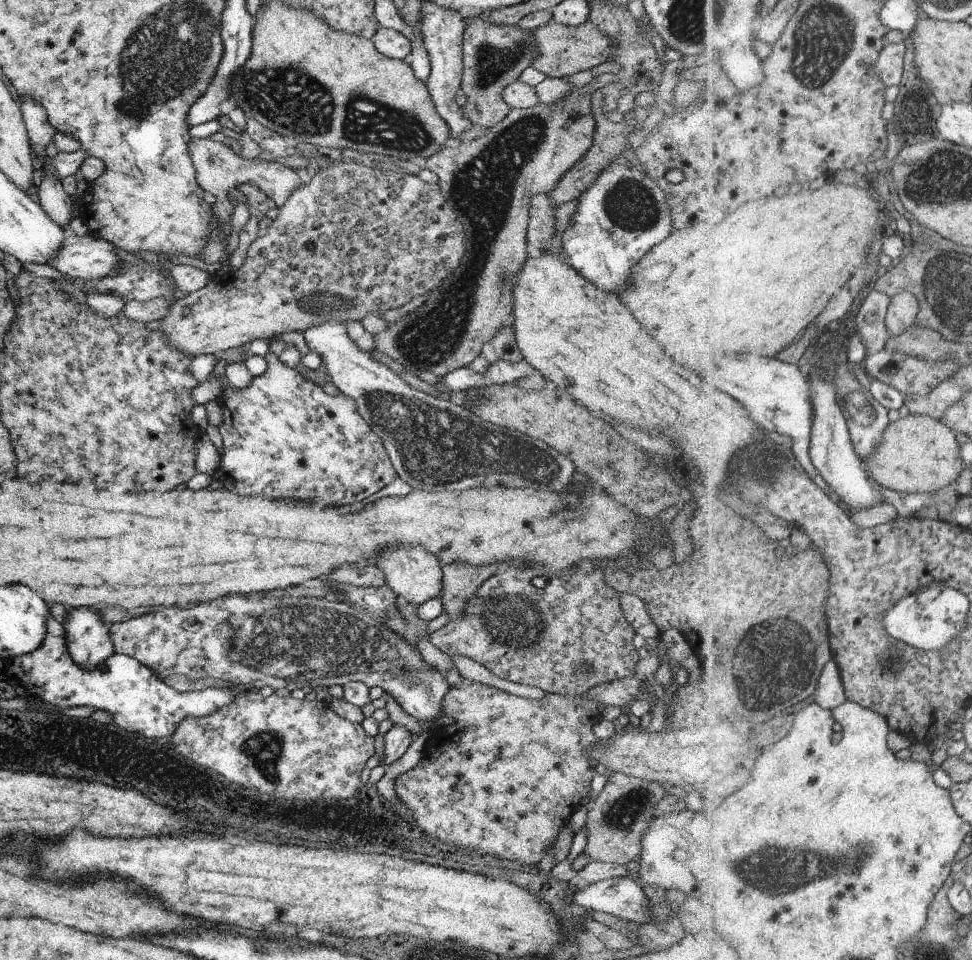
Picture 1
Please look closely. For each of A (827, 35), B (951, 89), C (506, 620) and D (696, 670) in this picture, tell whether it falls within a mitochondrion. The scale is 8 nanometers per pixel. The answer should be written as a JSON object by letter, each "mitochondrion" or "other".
{"A":"mitochondrion","B":"other","C":"mitochondrion","D":"other"}

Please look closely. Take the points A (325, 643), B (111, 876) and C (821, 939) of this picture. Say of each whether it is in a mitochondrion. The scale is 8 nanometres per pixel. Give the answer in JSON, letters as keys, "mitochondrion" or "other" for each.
{"A":"mitochondrion","B":"other","C":"other"}

